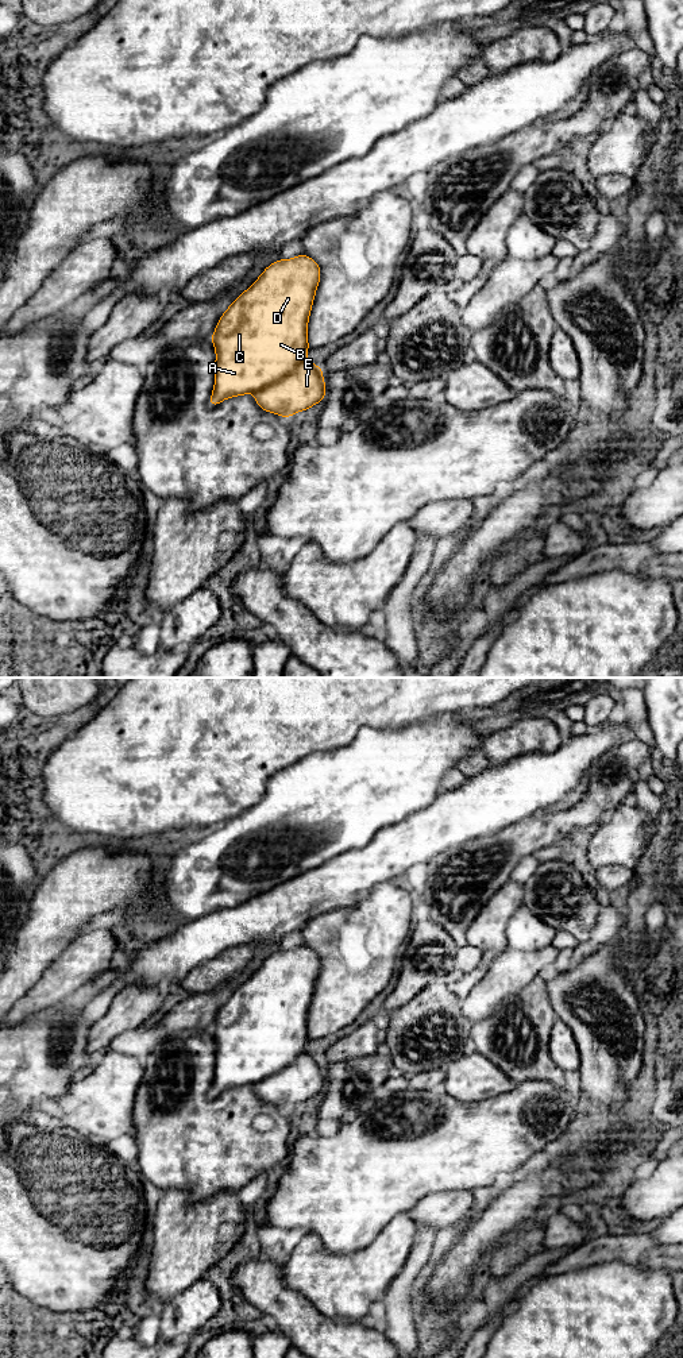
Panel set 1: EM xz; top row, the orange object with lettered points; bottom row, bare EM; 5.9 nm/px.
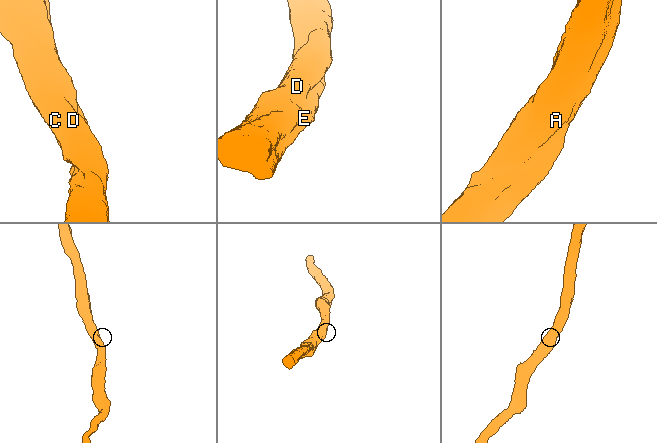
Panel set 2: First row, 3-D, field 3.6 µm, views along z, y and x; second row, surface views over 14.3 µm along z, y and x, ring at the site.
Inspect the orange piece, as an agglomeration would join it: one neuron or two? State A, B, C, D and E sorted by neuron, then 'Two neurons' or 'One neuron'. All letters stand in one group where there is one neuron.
Groups: A B C D E. One neuron

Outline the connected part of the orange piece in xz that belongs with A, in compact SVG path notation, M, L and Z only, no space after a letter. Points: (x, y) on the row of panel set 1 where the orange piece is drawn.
M304 252L293 259L279 259L267 266L221 315L211 342L215 346L215 386L209 406L229 397L255 394L256 405L289 418L325 398L323 369L305 359L308 321L321 271L319 263Z

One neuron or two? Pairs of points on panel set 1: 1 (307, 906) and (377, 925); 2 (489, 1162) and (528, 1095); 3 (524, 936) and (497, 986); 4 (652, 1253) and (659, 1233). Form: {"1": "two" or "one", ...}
{"1": "two", "2": "one", "3": "two", "4": "two"}

